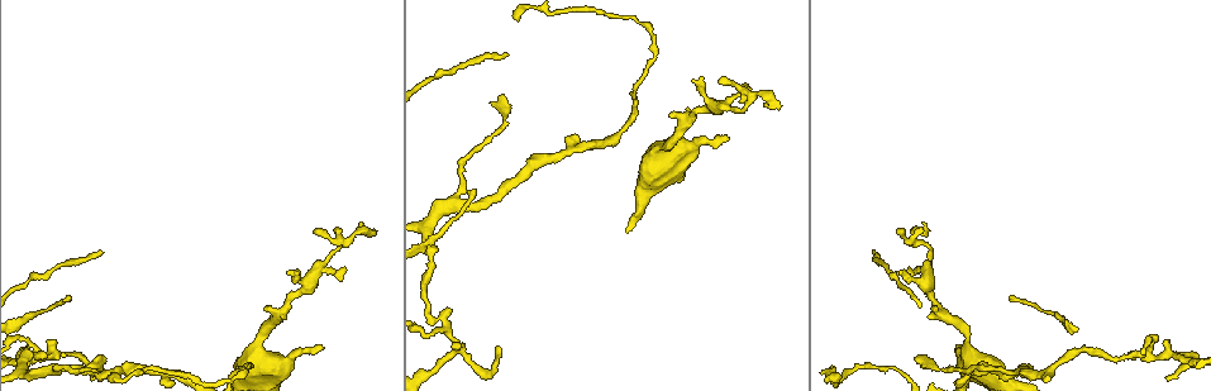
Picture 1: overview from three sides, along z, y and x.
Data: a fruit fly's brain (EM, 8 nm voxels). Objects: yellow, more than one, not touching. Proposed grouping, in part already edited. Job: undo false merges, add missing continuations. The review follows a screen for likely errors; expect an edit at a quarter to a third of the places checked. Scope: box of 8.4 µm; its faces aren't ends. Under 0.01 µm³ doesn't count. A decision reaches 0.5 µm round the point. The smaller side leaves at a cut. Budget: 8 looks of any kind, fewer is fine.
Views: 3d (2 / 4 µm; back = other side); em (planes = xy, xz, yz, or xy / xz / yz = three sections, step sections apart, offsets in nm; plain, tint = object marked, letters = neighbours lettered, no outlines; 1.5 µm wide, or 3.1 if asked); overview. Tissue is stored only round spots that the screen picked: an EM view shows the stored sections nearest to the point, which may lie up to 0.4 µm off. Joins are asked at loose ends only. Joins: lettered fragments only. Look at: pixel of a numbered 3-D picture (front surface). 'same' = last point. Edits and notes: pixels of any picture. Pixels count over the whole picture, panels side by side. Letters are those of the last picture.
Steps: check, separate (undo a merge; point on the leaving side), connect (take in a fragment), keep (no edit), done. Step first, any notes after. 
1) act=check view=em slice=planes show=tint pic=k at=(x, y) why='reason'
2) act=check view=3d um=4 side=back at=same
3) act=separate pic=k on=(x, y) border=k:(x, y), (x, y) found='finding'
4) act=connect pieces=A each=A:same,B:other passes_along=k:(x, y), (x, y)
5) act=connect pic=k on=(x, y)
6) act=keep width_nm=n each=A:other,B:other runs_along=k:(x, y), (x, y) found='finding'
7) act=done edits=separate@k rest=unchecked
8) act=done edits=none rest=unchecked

act=check view=em slice=yz step=4 show=letters pic=1 at=(744, 85) why='an open end'

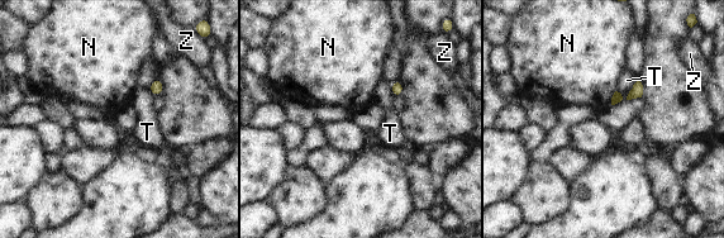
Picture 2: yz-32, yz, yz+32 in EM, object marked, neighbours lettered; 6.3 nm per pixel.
act=check view=em slice=planes show=letters at=same

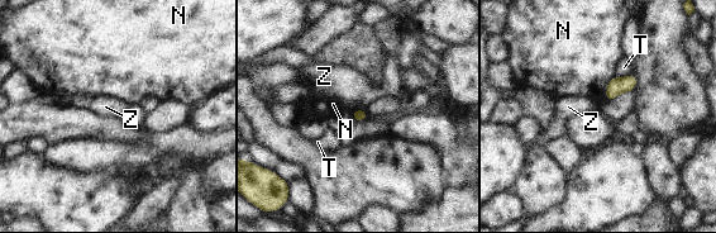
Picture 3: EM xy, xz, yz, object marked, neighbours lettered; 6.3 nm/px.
act=keep width_nm=80 each=N:other,T:other,Z:other border=3:(614, 75), (607, 84), (604, 100) found='no lettered fragment goes on from it'

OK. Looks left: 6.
act=check view=em slice=planes show=letters pic=1 at=(956, 347) why='an open end'

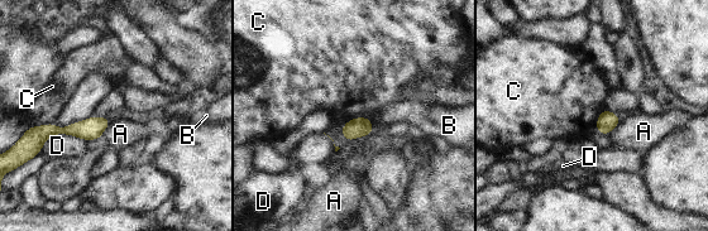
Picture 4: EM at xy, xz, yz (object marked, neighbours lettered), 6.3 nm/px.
act=keep each=A:other,B:other,C:other,D:other runs_along=4:(106, 121), (91, 129), (47, 133) found='no lettered fragment goes on from it'

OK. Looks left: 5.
act=check view=em slice=xz step=8 show=letters pic=1 at=(53, 365)

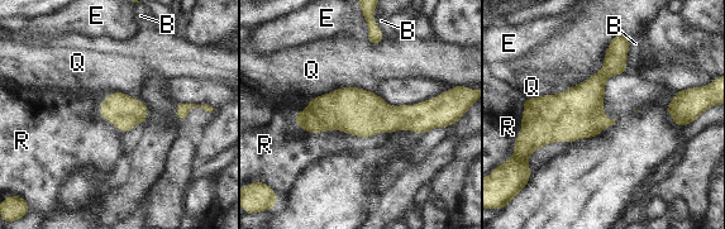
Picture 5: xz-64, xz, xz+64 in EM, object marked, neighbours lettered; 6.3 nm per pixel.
act=keep each=B:other,E:other,Q:other,R:other border=5:(291, 118), (313, 133), (349, 134) found='continuous, no second neuron'

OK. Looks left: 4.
act=done edits=none rest=unchecked

